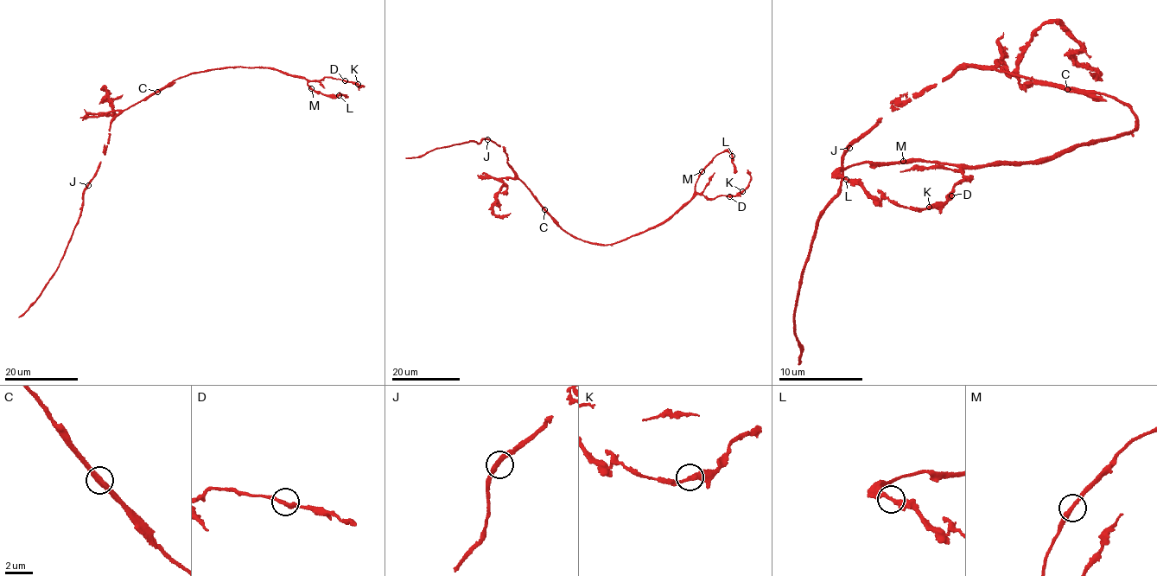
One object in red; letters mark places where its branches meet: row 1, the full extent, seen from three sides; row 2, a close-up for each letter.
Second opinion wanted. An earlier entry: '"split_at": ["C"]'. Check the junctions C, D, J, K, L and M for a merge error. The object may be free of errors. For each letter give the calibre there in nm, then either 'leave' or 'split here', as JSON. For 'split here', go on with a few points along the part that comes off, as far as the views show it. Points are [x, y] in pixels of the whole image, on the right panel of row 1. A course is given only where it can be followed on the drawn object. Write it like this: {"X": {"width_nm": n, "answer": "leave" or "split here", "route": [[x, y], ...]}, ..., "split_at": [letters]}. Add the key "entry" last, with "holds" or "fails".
{"C": {"width_nm": 320, "answer": "split here", "route": [[1066, 90], [1102, 101], [1106, 99]]}, "D": {"width_nm": 320, "answer": "leave"}, "J": {"width_nm": 320, "answer": "leave"}, "K": {"width_nm": 300, "answer": "leave"}, "L": {"width_nm": 320, "answer": "leave"}, "M": {"width_nm": 320, "answer": "leave"}, "split_at": ["C"], "entry": "holds"}

